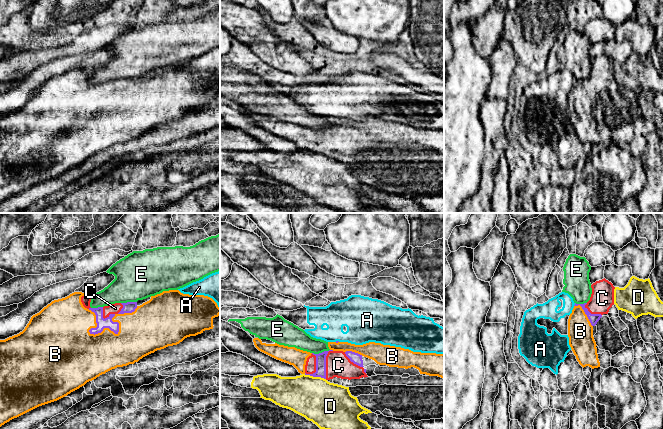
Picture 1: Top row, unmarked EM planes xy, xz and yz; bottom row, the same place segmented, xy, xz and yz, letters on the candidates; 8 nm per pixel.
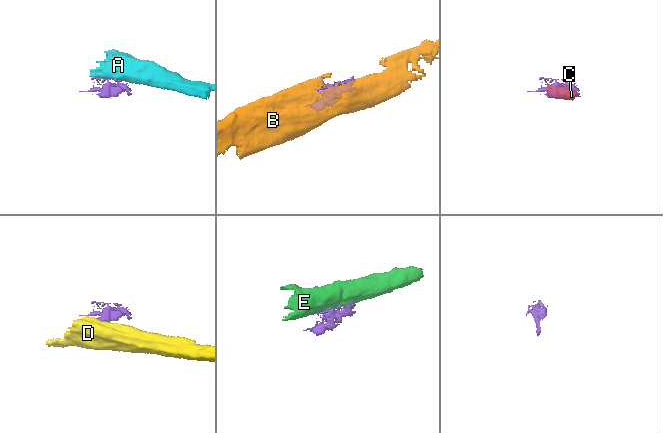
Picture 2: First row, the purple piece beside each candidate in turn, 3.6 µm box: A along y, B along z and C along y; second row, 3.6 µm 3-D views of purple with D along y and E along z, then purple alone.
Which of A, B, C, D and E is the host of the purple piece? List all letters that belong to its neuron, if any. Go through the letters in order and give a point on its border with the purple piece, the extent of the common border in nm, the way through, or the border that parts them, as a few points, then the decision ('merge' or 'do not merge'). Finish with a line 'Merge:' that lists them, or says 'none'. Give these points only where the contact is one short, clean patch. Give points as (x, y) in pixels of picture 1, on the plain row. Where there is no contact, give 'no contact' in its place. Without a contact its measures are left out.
A: meets purple in yz at (575, 80); contact 30 nm long; border along yz (575, 79), (573, 81); do not merge
B: meets purple in xy at (90, 108); contact 320 nm long; merge
C: meets purple in xz at (325, 139); contact 240 nm long; merge
D: meets purple in xz at (315, 152); contact 180 nm long; border along xz (304, 150), (319, 152), (325, 155); do not merge
E: meets purple in xz at (320, 129); contact 150 nm long; do not merge
Merge: B, C

